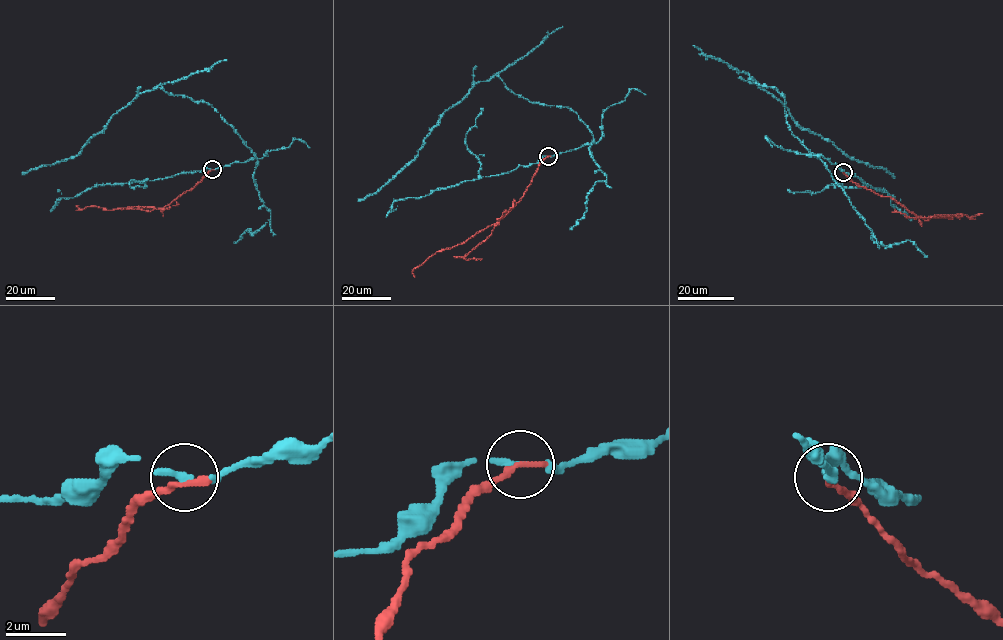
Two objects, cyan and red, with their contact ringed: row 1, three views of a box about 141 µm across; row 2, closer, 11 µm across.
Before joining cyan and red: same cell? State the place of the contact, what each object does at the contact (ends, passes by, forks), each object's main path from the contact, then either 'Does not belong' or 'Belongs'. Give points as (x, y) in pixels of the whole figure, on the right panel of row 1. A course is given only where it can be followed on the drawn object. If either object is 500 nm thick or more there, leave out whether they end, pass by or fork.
Place: (843, 172). At the ring cyan ends. At the ring red ends. Course of cyan: (843, 172), (827, 159), (824, 163), (791, 132), (781, 94), (749, 77), (779, 99), (801, 128), (895, 178). Course of red: (843, 173), (925, 220), (950, 219), (962, 214), (969, 218), (982, 213). Does not belong

